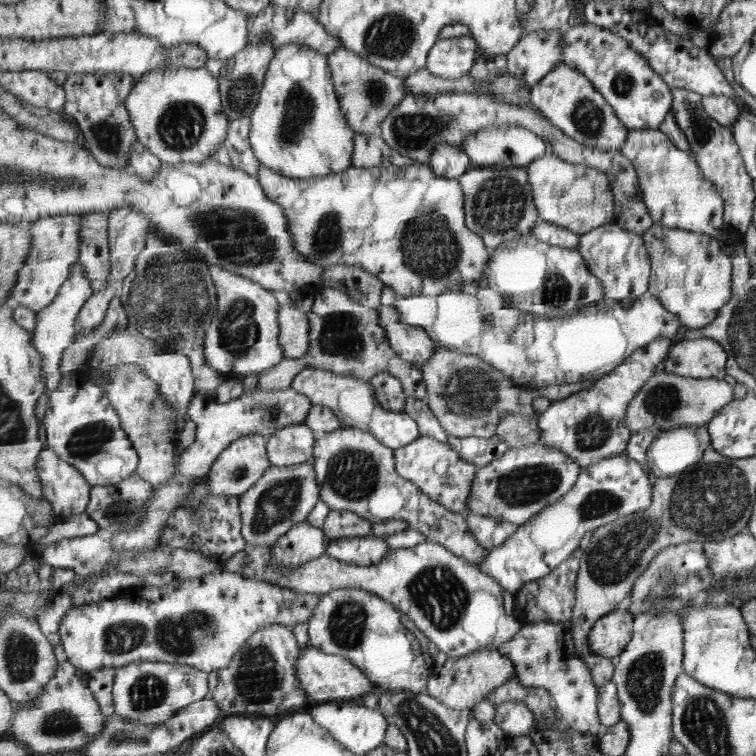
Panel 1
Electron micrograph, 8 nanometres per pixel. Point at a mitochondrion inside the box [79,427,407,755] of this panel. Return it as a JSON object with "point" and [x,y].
{"point":[183,634]}

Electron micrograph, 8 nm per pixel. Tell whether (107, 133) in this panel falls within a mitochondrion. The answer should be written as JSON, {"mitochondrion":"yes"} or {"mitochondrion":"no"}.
{"mitochondrion":"yes"}

